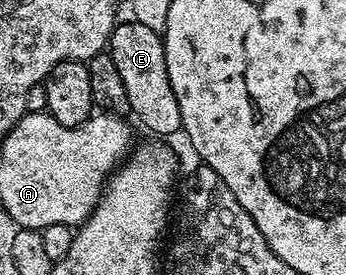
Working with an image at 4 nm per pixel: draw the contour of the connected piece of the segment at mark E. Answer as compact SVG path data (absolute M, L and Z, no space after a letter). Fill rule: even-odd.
M133 20L119 21L110 33L108 53L124 80L125 90L128 91L130 114L138 117L139 124L144 129L151 130L154 136L177 135L182 129L180 104L176 104L176 92L172 92L172 84L168 80L162 35Z

